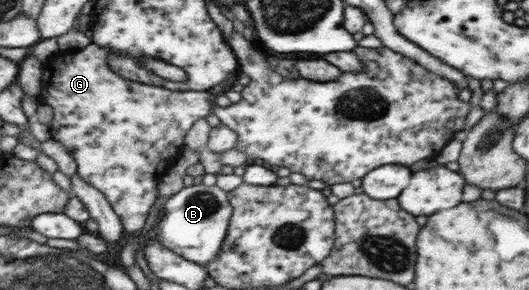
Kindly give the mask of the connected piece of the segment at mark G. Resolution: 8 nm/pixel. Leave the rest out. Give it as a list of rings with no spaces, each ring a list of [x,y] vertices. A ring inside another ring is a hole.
[[[90,43],[87,48],[77,51],[67,51],[64,53],[51,56],[47,61],[43,62],[42,66],[42,91],[39,96],[42,104],[48,104],[52,107],[52,121],[50,122],[50,132],[53,138],[63,142],[68,147],[68,150],[74,155],[75,161],[78,165],[78,174],[87,180],[92,186],[95,186],[101,192],[104,192],[107,196],[107,200],[112,204],[114,212],[120,217],[124,224],[125,234],[130,236],[133,234],[139,234],[145,224],[147,224],[147,218],[149,218],[149,212],[151,212],[151,206],[157,204],[159,199],[158,185],[161,182],[161,178],[166,174],[171,165],[174,165],[175,161],[179,158],[180,153],[184,149],[183,136],[185,132],[189,130],[189,126],[207,116],[209,110],[211,110],[211,102],[209,102],[208,91],[175,91],[167,90],[167,88],[161,88],[161,86],[149,86],[149,84],[139,84],[139,82],[131,82],[127,78],[121,78],[119,74],[115,74],[111,68],[109,68],[109,62],[107,62],[107,56],[109,56],[109,50],[105,48],[99,48],[97,44]]]

